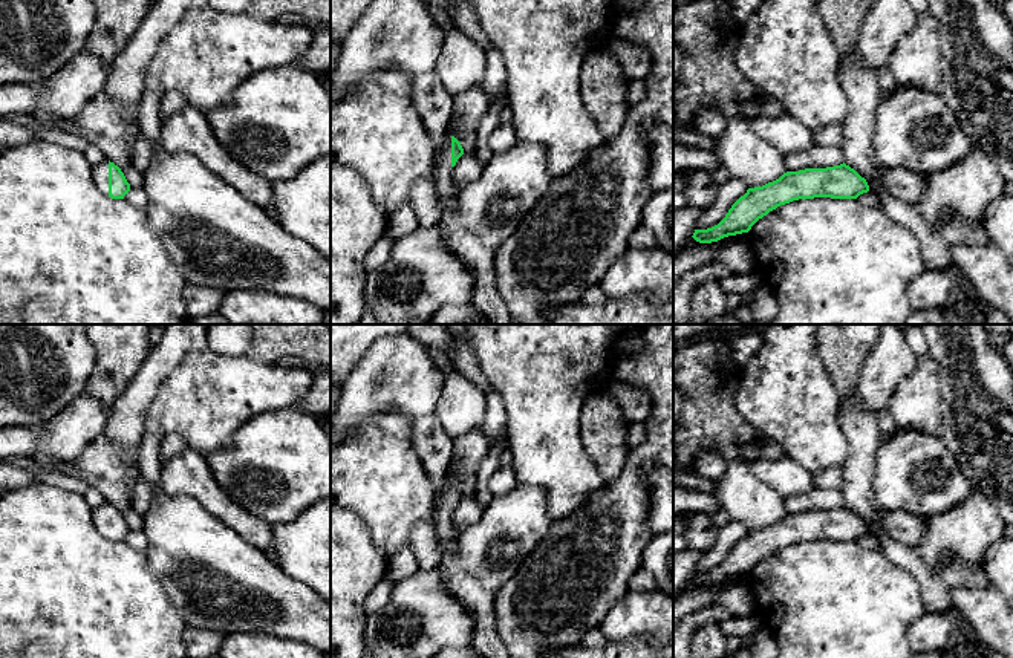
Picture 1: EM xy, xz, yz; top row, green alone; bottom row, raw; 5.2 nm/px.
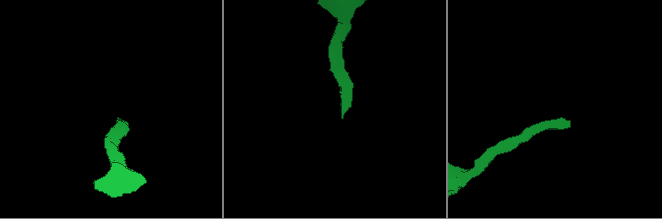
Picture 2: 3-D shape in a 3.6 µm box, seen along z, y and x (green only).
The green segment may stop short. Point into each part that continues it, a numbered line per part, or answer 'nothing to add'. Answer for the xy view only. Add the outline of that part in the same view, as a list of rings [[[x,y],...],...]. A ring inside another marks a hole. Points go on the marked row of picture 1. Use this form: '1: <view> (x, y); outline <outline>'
1: xy (100, 172); outline [[[106,159],[101,164],[93,165],[92,176],[93,176],[93,182],[98,187],[98,190],[104,196],[109,196],[109,161]]]

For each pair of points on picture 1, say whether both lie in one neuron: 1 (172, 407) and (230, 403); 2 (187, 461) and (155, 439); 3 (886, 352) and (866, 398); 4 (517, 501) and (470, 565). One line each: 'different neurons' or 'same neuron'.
1: same neuron
2: different neurons
3: same neuron
4: same neuron

